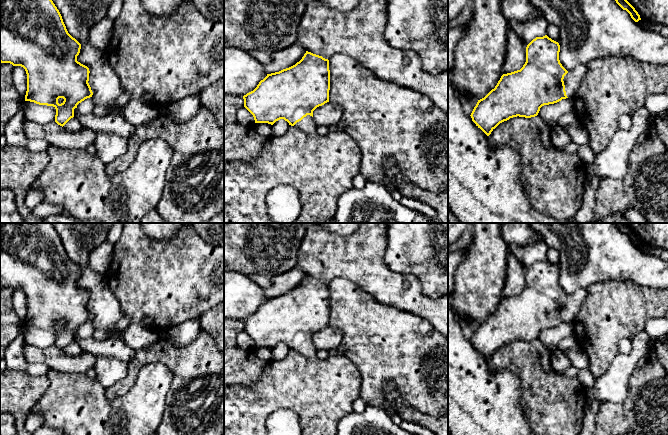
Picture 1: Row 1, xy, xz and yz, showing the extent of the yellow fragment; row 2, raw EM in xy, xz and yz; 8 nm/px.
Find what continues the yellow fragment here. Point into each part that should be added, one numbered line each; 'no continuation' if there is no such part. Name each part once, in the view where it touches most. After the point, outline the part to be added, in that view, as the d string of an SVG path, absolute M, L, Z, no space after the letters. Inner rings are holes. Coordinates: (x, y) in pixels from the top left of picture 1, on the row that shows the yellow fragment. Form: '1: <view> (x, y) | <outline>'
1: yz (572, 79) | M578 65L574 69L568 71L568 73L564 76L563 81L568 98L573 98L578 87L580 86L583 76L586 74L586 70L586 65Z

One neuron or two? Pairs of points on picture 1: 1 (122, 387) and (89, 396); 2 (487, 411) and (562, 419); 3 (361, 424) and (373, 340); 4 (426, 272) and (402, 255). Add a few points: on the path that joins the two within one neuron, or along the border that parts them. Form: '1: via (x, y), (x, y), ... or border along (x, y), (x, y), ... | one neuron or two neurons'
1: border along (128, 390), (111, 400), (104, 395) | two neurons
2: border along (520, 392), (520, 406), (526, 420), (530, 424) | two neurons
3: border along (367, 404), (380, 406), (389, 414) | two neurons
4: via (420, 266), (408, 255) | one neuron

